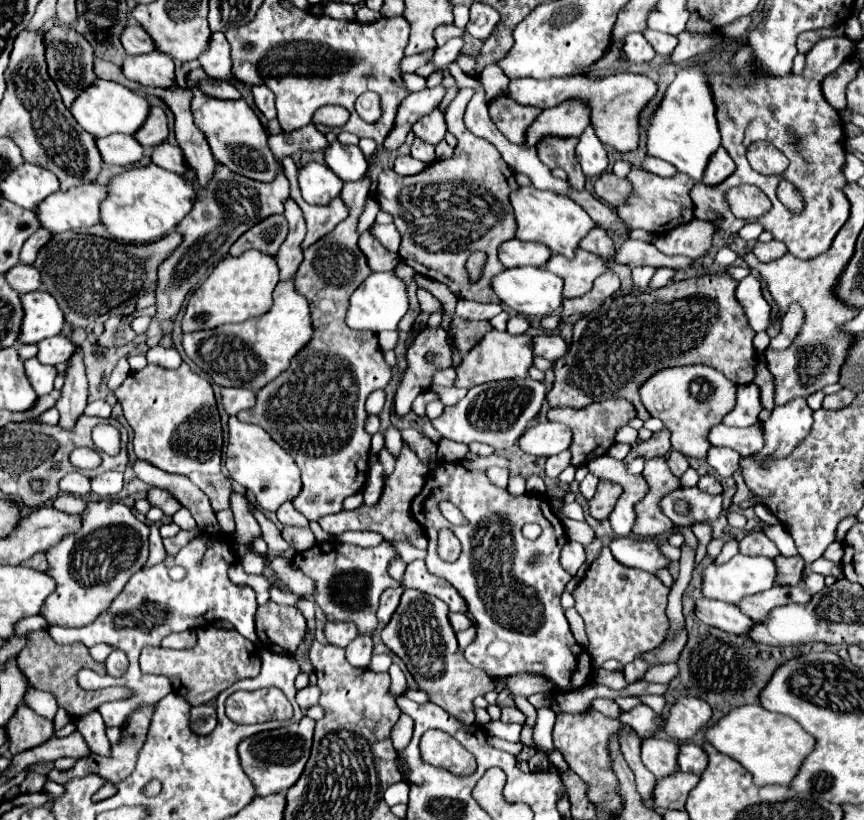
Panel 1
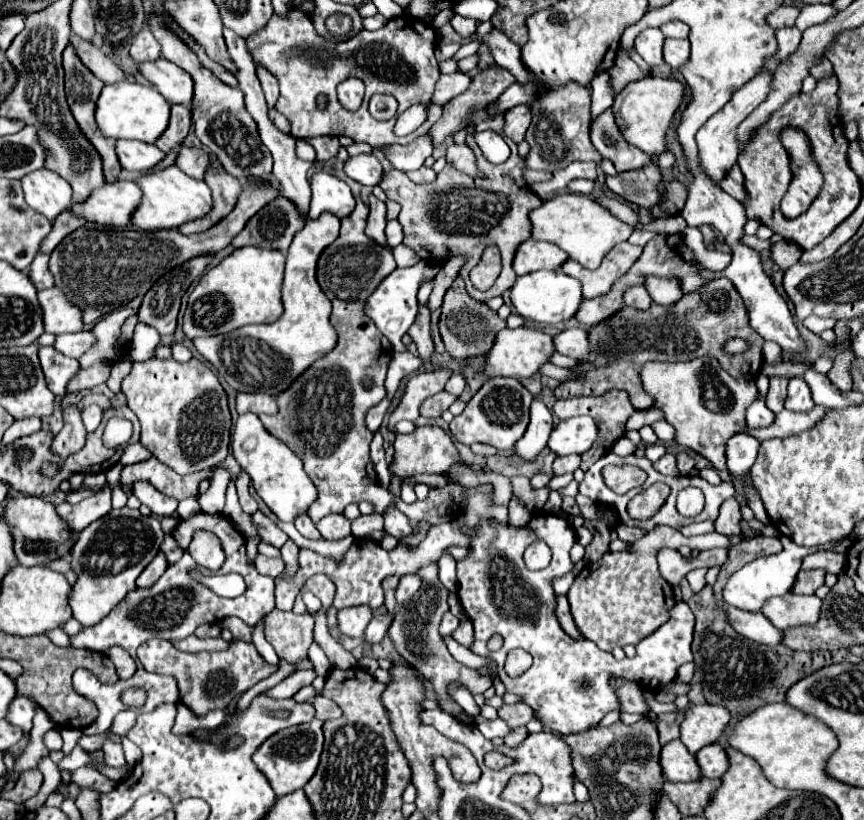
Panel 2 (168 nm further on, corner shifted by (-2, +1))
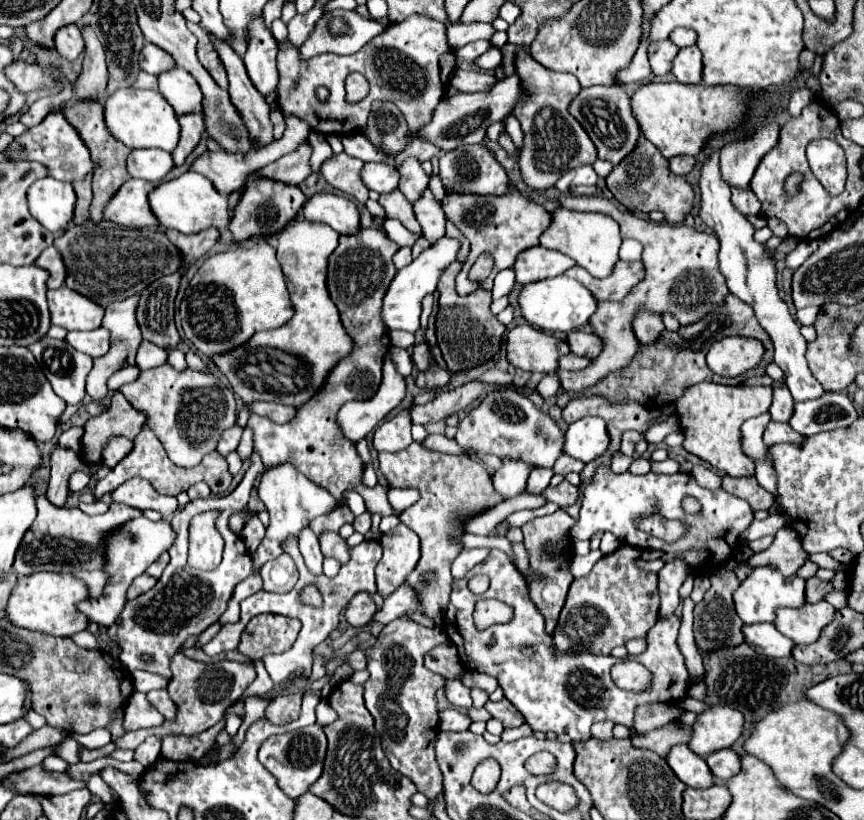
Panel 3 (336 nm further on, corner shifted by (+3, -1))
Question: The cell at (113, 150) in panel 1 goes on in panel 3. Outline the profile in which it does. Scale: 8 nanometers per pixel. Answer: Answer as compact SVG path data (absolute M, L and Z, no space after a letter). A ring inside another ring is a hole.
M133 149L127 157L127 169L131 177L159 185L161 179L175 167L171 153L161 149Z

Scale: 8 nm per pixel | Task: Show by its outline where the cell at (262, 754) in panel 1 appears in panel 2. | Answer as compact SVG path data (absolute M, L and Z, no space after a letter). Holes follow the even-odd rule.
M312 719L308 723L290 727L290 729L282 729L278 733L274 733L272 737L268 737L258 751L252 755L254 765L266 775L266 779L270 781L270 787L274 789L274 793L280 795L288 795L296 789L302 789L310 777L314 775L318 761L320 761L320 753L322 753L322 721Z

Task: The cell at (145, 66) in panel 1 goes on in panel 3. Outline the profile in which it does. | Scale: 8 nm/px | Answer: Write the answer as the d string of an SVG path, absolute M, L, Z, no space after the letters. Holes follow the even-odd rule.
M175 67L167 73L159 75L159 93L171 103L177 115L185 113L201 113L203 93L197 81L181 67Z

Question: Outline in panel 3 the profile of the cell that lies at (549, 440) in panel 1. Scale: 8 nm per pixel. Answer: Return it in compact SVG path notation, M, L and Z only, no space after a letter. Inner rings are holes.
M583 417L567 427L565 453L589 463L601 457L609 447L609 433L601 417Z

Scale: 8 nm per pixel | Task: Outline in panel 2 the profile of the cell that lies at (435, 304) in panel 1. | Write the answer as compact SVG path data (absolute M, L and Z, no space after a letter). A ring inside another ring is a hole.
M456 277L452 287L444 295L444 305L442 305L442 315L440 315L440 335L446 345L446 351L458 361L466 357L486 355L494 343L496 333L504 327L506 323L494 311L490 311L484 303L472 299L464 289L464 281Z

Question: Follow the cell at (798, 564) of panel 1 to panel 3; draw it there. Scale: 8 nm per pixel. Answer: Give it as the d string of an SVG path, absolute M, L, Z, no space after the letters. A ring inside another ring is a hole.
M817 577L807 579L807 603L819 603L825 599L825 593L831 593L833 585Z

